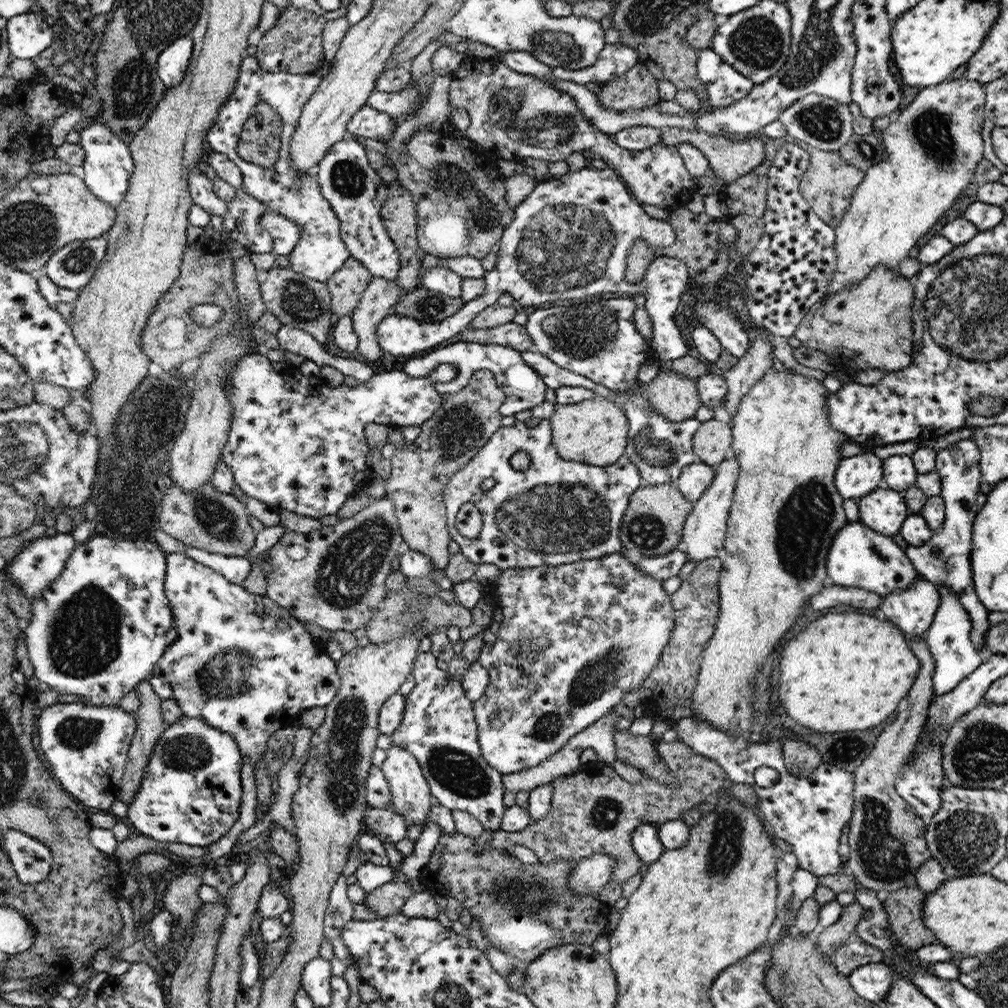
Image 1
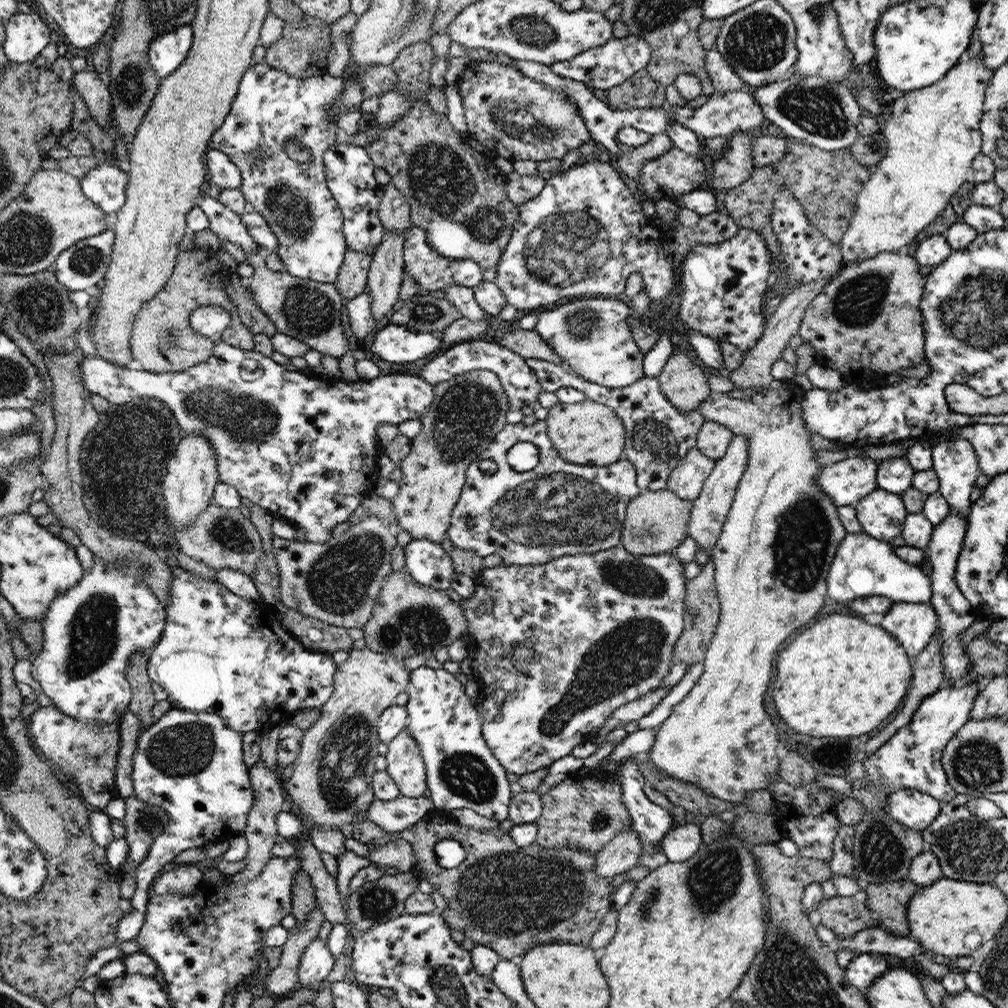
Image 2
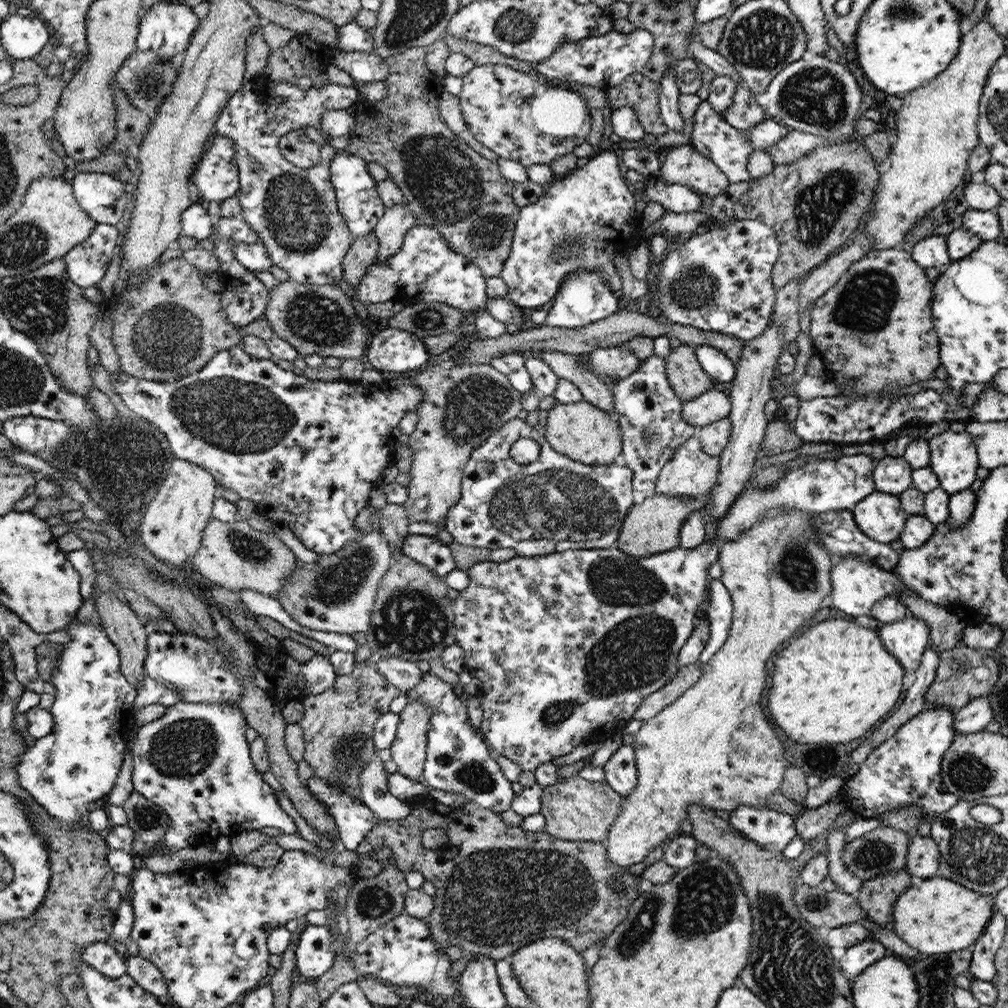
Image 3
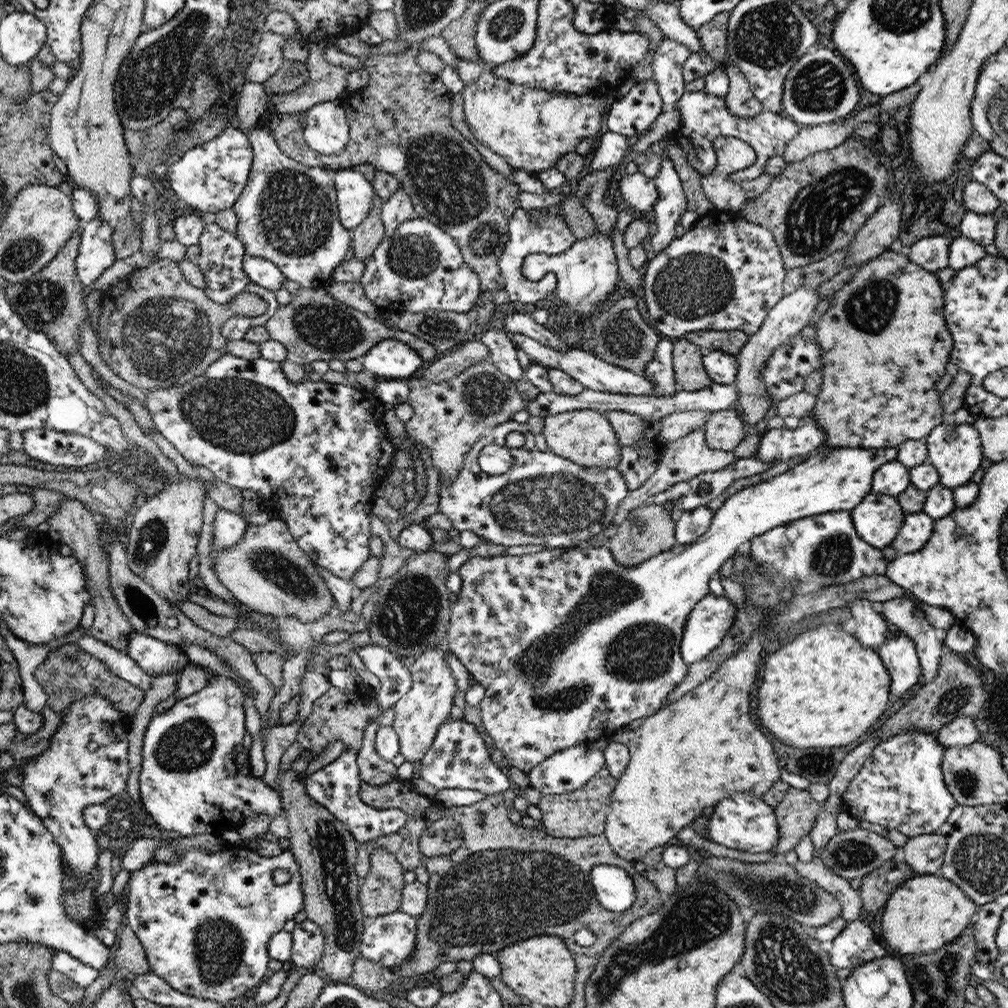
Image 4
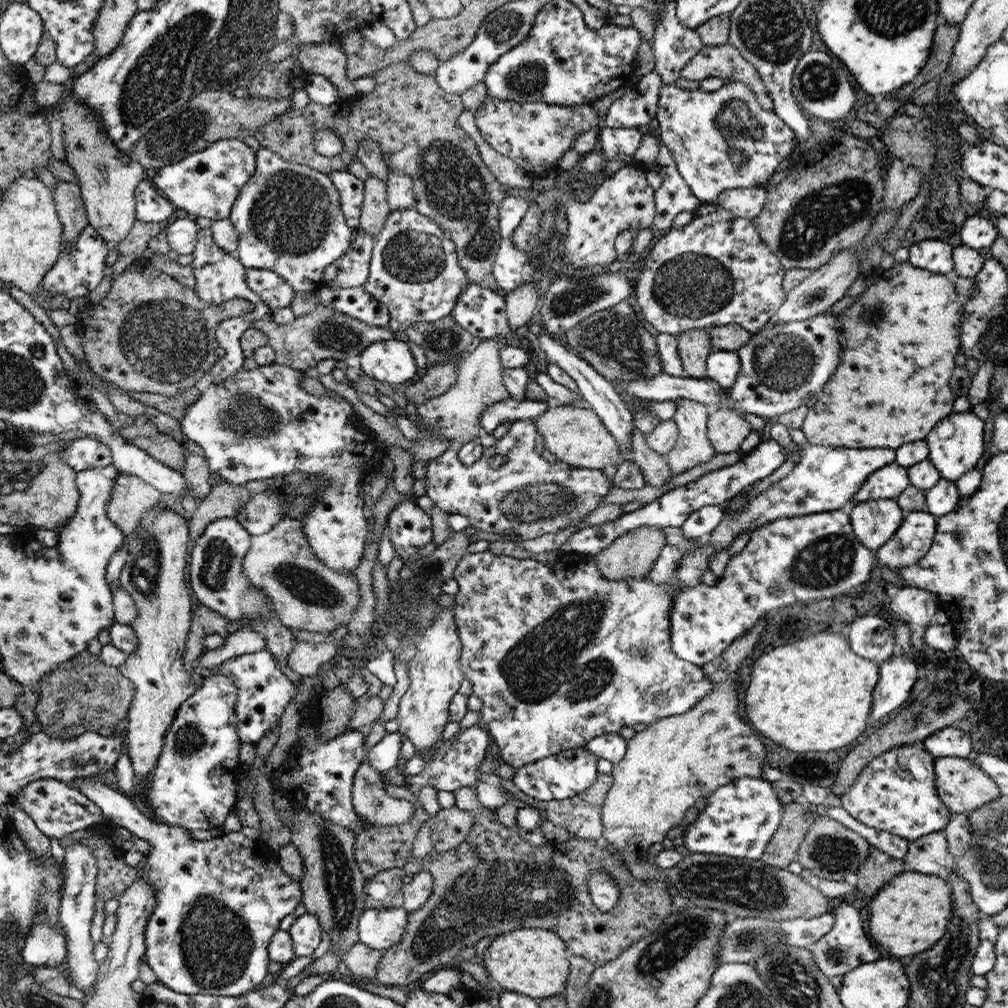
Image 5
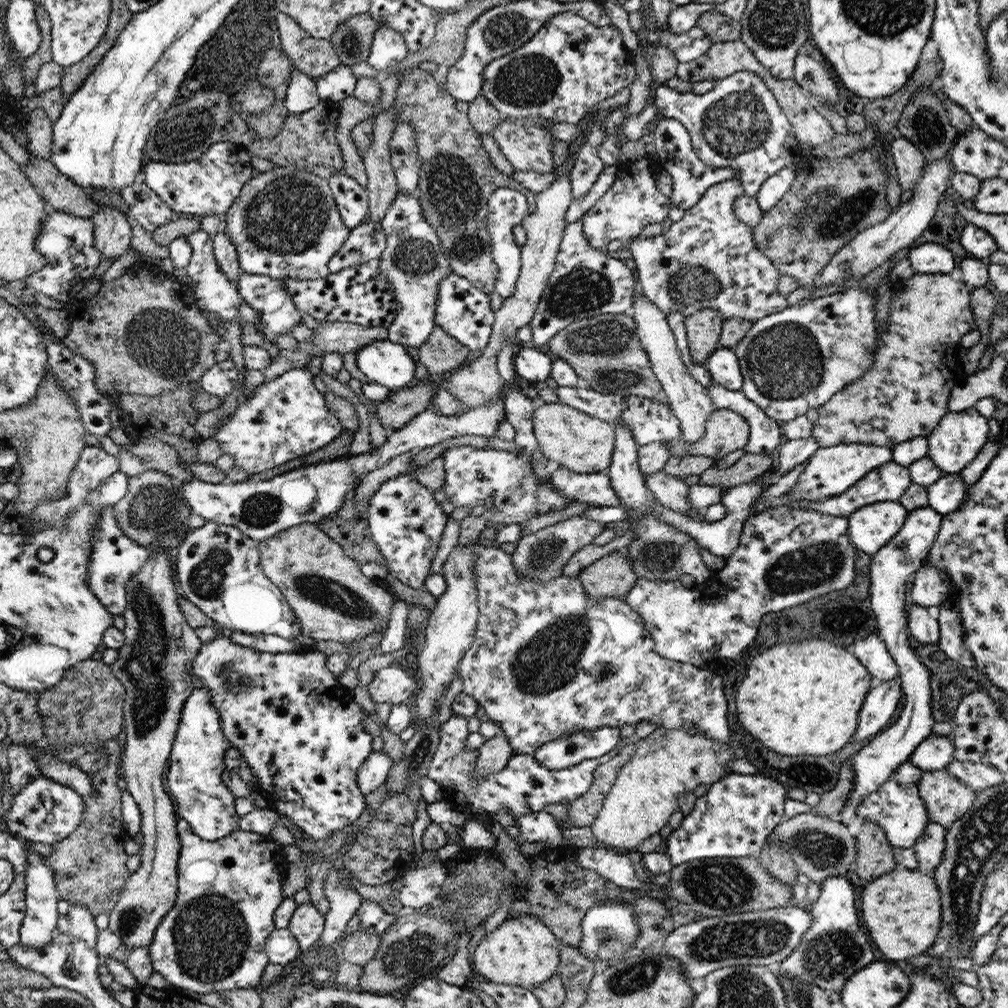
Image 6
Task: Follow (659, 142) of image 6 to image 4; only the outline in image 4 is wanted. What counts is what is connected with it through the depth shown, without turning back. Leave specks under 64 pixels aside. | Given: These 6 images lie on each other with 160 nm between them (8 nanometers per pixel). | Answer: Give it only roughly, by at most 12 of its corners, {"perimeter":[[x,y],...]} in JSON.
{"perimeter":[[670,158],[653,178],[656,233],[646,243],[650,255],[676,236],[687,211],[686,195]]}

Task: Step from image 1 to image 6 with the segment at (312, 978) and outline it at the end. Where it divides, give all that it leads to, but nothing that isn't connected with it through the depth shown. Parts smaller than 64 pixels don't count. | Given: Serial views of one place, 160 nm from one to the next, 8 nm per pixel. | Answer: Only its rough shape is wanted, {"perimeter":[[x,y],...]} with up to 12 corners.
{"perimeter":[[311,904],[297,906],[287,929],[302,951],[317,943],[325,916]]}

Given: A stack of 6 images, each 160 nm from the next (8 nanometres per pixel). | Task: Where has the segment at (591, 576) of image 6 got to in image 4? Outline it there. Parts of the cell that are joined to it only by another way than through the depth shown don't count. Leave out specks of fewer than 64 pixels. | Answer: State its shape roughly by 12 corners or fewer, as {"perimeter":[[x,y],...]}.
{"perimeter":[[662,504],[629,511],[606,544],[637,566],[672,548],[674,515]]}

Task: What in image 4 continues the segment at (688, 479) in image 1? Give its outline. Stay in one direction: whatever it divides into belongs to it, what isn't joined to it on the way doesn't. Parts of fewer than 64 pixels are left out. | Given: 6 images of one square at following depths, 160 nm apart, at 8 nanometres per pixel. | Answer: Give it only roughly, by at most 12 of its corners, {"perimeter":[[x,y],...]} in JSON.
{"perimeter":[[703,430],[665,448],[658,468],[619,504],[628,511],[651,496],[738,459],[711,449]]}

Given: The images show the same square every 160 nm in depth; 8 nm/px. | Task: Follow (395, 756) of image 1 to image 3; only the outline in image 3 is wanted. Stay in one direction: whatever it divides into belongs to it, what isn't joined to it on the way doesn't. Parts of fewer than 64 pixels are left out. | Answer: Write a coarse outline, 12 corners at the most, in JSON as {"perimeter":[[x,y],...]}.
{"perimeter":[[420,699],[399,714],[390,748],[399,774],[423,782],[433,712]]}

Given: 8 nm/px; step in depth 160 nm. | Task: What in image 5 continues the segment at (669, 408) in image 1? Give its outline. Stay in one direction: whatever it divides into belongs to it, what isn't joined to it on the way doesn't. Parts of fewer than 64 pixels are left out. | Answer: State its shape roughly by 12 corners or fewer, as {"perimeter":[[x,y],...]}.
{"perimeter":[[708,330],[677,336],[678,358],[688,377],[707,376],[713,347]]}

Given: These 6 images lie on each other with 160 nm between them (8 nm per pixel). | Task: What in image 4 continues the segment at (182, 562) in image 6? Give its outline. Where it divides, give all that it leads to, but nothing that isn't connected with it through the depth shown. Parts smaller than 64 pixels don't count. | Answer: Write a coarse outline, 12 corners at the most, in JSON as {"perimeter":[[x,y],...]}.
{"perimeter":[[219,508],[213,523],[214,552],[237,546],[248,521]]}

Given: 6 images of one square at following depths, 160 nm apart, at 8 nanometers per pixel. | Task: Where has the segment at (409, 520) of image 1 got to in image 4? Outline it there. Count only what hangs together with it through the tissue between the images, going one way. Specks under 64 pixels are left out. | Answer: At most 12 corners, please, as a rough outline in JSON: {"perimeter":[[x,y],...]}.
{"perimeter":[[491,360],[418,374],[405,423],[451,481],[475,443],[526,404]]}

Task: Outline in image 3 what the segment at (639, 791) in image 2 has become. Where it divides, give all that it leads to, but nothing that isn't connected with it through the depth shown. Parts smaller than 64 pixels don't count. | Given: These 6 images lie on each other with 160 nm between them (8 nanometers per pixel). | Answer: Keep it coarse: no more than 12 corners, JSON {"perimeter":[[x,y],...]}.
{"perimeter":[[623,745],[604,766],[605,782],[625,797],[638,784],[635,750]]}

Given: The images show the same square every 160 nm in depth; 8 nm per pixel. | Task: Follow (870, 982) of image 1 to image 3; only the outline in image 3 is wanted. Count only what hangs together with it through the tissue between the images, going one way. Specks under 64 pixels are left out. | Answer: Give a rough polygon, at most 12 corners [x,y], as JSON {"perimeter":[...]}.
{"perimeter":[[860,941],[840,959],[856,976],[886,956],[880,941]]}

